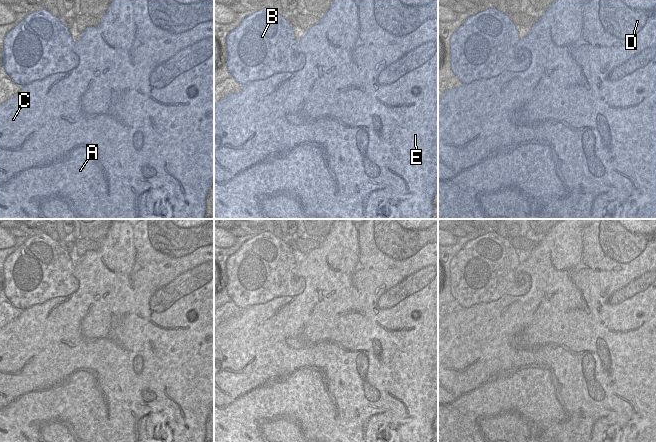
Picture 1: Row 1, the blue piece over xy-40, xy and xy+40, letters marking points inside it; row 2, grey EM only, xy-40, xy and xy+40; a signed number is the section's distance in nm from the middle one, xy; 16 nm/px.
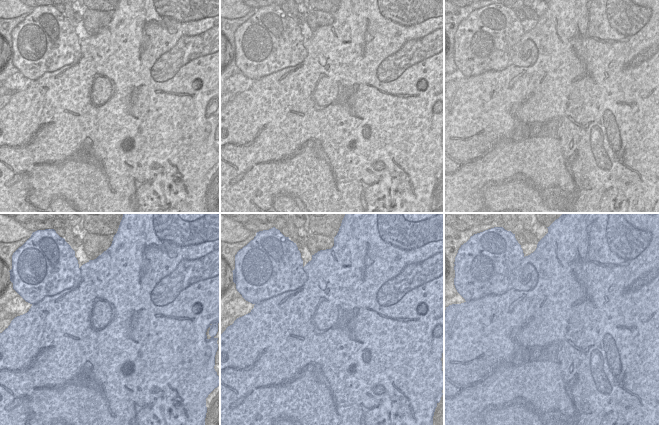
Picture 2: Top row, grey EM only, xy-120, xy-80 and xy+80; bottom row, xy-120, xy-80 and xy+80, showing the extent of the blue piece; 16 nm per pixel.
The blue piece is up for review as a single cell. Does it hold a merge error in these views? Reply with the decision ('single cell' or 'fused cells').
single cell

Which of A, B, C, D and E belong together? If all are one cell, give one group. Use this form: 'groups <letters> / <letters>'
groups A B C D E

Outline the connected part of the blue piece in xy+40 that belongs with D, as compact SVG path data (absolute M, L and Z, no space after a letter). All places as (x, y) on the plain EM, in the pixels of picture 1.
M558 219L558 222L557 222L557 223L556 223L556 224L555 224L555 225L554 225L554 226L553 226L553 227L552 227L552 228L551 228L551 229L550 229L550 230L549 230L549 231L548 231L548 232L547 232L547 233L546 233L546 234L545 234L545 236L544 236L544 238L543 238L543 239L542 239L542 240L541 240L541 241L540 241L540 242L539 242L539 243L538 243L538 244L537 244L537 245L536 245L536 246L535 246L535 247L534 247L534 248L533 248L533 249L532 249L532 250L531 250L531 253L530 253L530 256L529 256L529 258L528 258L528 259L527 259L527 260L525 260L525 261L524 261L524 262L522 262L522 263L520 263L520 262L519 262L519 259L518 259L518 255L517 255L517 254L516 254L516 251L515 251L515 249L514 249L514 247L513 247L513 246L512 246L512 245L511 245L511 243L510 243L510 240L509 240L509 239L508 239L508 237L501 237L501 236L500 236L500 235L499 235L499 234L498 234L498 233L497 233L497 232L488 232L488 233L486 233L486 234L484 234L484 235L481 235L481 236L479 236L479 237L477 237L477 238L475 238L475 239L472 239L472 240L470 240L470 241L468 241L468 242L467 242L467 243L466 243L466 244L465 244L465 246L464 246L464 247L463 247L463 248L462 248L462 249L461 249L461 250L460 250L460 251L459 251L459 252L458 252L458 253L457 253L457 254L456 254L456 255L455 255L455 256L454 256L454 257L453 257L453 259L452 259L452 260L451 260L451 263L450 263L450 288L451 288L451 294L452 294L452 295L453 295L453 297L454 297L454 298L455 298L455 299L456 299L456 300L457 300L457 301L458 301L458 302L459 302L459 304L460 304L460 305L461 305L461 306L462 306L462 307L463 307L463 308L462 308L462 309L461 309L461 310L459 310L459 311L454 311L454 312L452 312L452 313L448 313L448 314L445 314L445 316L444 316L444 317L443 317L443 318L442 318L442 320L441 320L441 322L440 322L440 324L439 324L439 326L438 326L438 442L656 442L656 219Z

